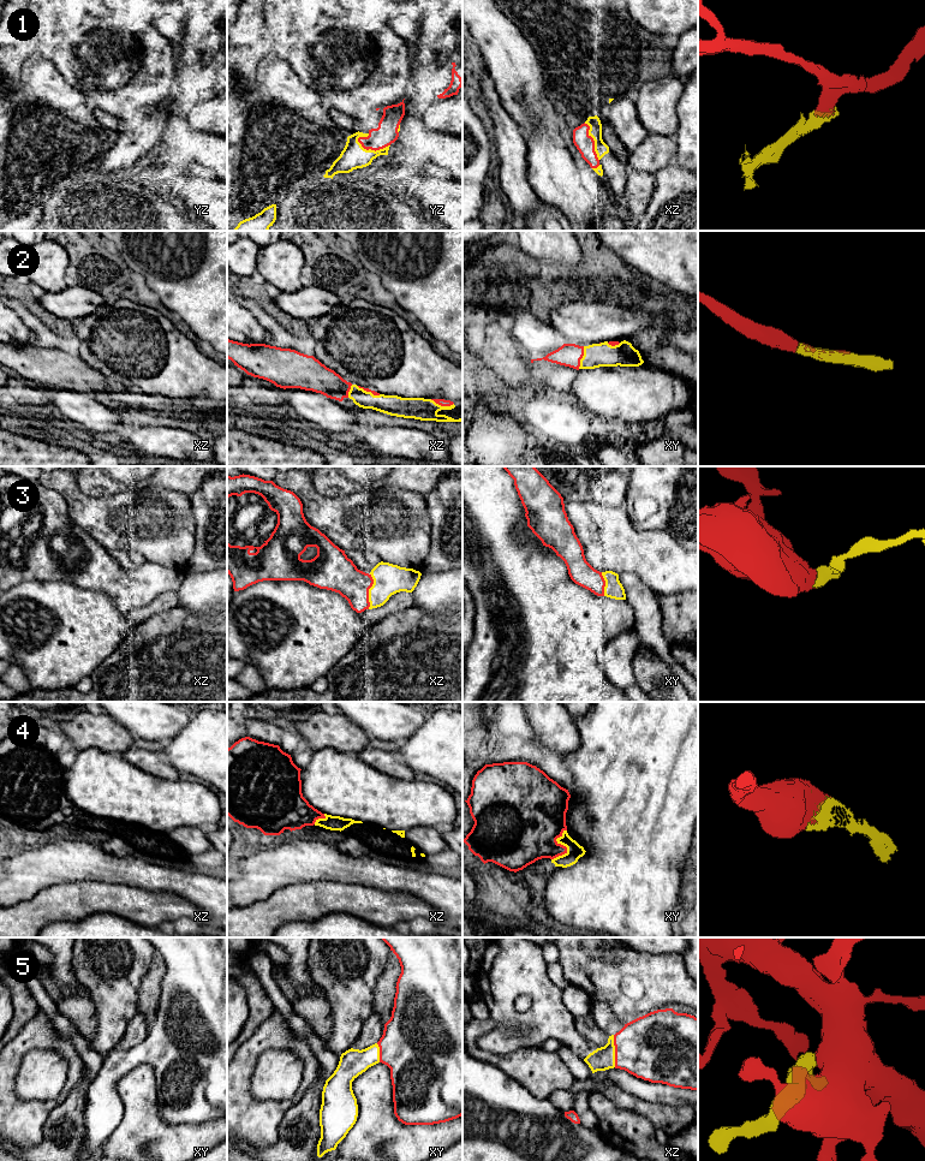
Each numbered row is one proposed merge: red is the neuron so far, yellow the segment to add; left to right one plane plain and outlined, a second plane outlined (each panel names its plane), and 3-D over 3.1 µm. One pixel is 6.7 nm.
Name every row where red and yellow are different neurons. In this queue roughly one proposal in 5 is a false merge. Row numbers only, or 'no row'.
no row

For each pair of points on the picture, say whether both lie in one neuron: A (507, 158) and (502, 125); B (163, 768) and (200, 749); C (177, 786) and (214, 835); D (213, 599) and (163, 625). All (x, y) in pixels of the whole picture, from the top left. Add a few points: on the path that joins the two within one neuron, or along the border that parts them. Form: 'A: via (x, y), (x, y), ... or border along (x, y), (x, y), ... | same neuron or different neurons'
A: via (507, 149), (507, 134) | same neuron
B: border along (161, 752), (180, 772) | different neurons
C: border along (181, 826), (214, 827) | different neurons
D: border along (177, 606), (192, 613), (214, 612) | different neurons

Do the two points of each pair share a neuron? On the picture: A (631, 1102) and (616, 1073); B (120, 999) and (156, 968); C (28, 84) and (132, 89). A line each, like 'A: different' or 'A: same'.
A: different
B: different
C: different

